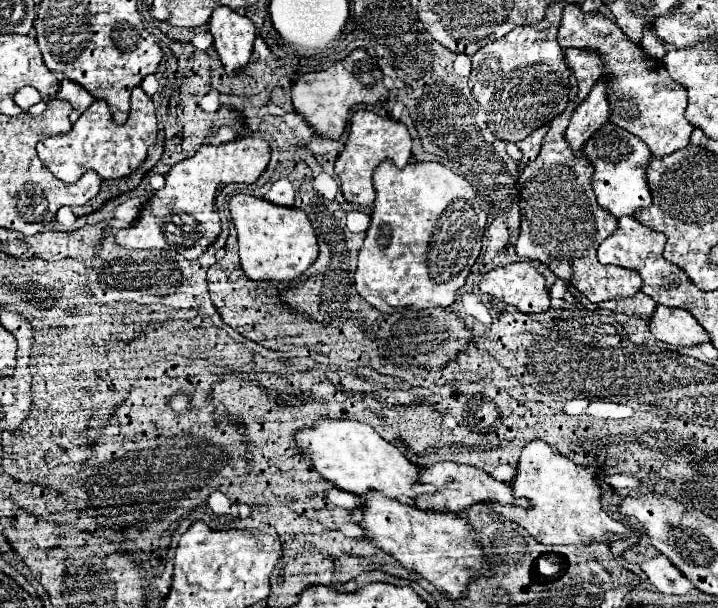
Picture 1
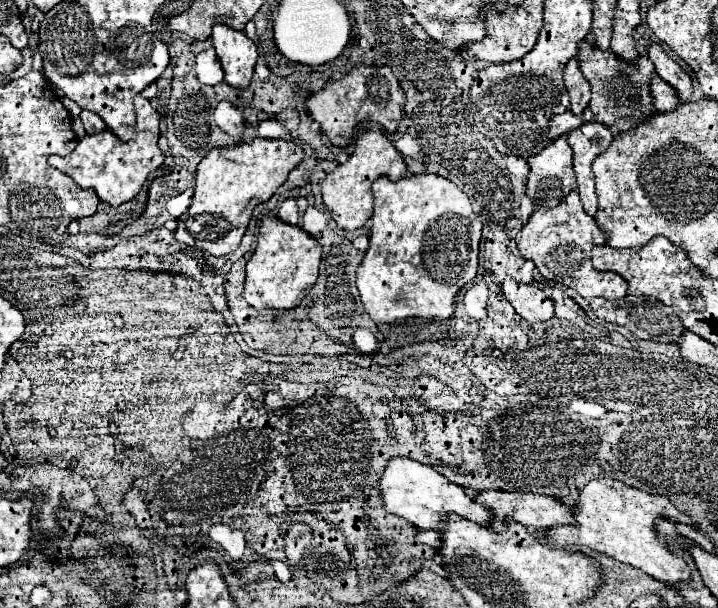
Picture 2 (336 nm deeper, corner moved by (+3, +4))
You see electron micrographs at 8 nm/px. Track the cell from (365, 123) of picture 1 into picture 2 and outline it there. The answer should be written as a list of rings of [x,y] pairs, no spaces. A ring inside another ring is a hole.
[[[381,130],[363,132],[355,142],[355,152],[349,156],[345,164],[339,164],[333,174],[329,174],[323,184],[323,204],[329,210],[331,218],[337,222],[341,230],[357,230],[363,228],[365,222],[373,214],[373,193],[371,185],[379,176],[387,176],[389,180],[399,180],[405,176],[405,162],[401,152],[385,138]]]

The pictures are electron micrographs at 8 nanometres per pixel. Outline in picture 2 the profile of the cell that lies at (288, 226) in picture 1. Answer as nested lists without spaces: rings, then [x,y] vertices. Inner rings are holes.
[[[265,216],[261,220],[257,248],[247,262],[245,300],[253,308],[289,310],[301,304],[305,294],[313,288],[321,264],[321,246],[299,226],[289,226],[279,218]]]

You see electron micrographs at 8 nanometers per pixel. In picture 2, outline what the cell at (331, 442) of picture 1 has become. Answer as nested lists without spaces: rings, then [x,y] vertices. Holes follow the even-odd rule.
[[[393,458],[381,476],[379,488],[381,488],[381,498],[385,502],[385,510],[405,518],[407,522],[411,522],[413,526],[417,526],[421,530],[441,532],[441,528],[445,528],[447,516],[451,512],[465,520],[477,522],[481,526],[489,526],[493,522],[493,514],[485,506],[475,502],[465,492],[465,488],[449,482],[445,476],[441,476],[431,466],[425,466],[425,464],[409,460],[409,458]]]

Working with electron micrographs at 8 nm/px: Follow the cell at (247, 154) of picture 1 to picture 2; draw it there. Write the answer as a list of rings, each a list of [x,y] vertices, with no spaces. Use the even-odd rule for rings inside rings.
[[[255,138],[249,144],[231,148],[213,148],[197,166],[193,204],[187,214],[177,218],[175,238],[187,246],[209,254],[231,254],[237,250],[253,208],[267,202],[279,186],[285,184],[289,172],[305,158],[301,144],[287,140]]]

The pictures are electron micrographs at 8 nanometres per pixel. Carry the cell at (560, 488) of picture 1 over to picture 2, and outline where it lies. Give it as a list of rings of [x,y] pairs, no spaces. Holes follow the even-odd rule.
[[[591,480],[579,496],[579,506],[573,508],[575,512],[575,524],[571,526],[557,526],[549,530],[549,544],[557,548],[565,546],[589,546],[591,550],[611,556],[619,562],[631,564],[651,578],[665,582],[669,586],[677,582],[689,582],[691,580],[691,570],[687,562],[673,554],[657,536],[655,526],[661,520],[673,520],[681,524],[693,526],[693,518],[687,514],[681,514],[667,498],[663,496],[651,496],[645,490],[631,488],[619,480]]]

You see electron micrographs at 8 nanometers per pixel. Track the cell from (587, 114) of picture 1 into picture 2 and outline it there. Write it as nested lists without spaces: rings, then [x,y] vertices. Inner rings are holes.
[[[559,136],[541,154],[529,158],[527,196],[533,206],[545,204],[555,208],[575,188],[573,154],[565,136]]]

